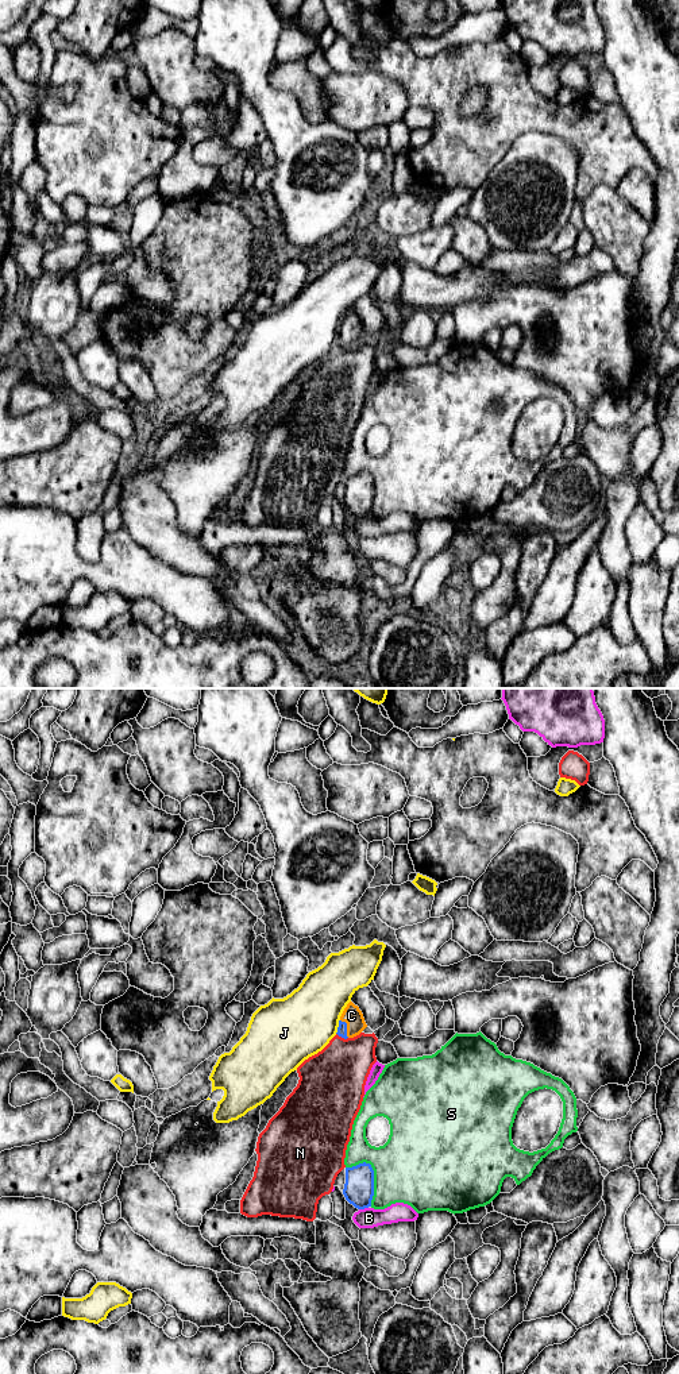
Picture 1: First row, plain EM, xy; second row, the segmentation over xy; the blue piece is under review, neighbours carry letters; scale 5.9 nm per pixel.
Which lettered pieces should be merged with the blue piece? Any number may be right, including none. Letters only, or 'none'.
C

